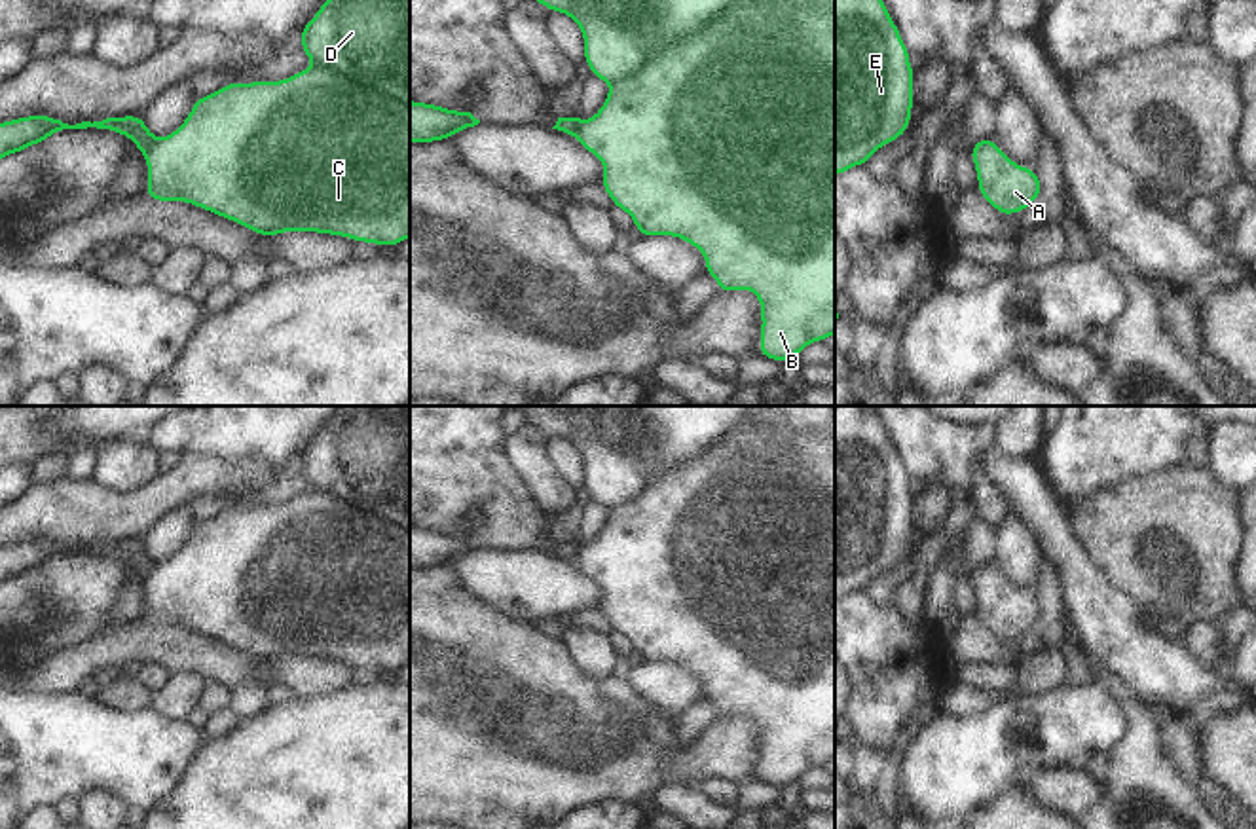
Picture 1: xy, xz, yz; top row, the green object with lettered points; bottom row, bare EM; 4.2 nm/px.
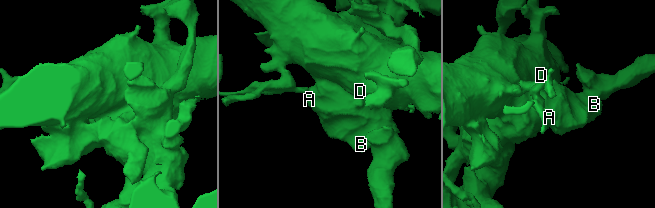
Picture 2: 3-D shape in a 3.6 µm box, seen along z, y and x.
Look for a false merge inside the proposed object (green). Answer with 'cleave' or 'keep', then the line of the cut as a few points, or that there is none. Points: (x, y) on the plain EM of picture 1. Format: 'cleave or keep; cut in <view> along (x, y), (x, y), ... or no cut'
cleave; cut in xz along (833, 437), (748, 420), (611, 513)

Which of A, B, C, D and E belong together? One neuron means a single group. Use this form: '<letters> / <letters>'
A B C / D E

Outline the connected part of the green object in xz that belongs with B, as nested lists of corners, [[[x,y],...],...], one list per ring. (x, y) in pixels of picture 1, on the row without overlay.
[[[765,419],[748,421],[732,436],[713,448],[700,461],[672,470],[637,499],[611,512],[598,539],[582,546],[577,558],[581,569],[601,584],[601,611],[615,632],[626,636],[637,660],[674,660],[700,673],[706,698],[719,708],[719,717],[753,715],[761,727],[759,780],[784,787],[797,782],[810,766],[823,766],[835,759],[835,438],[829,434],[803,434],[791,427]]]

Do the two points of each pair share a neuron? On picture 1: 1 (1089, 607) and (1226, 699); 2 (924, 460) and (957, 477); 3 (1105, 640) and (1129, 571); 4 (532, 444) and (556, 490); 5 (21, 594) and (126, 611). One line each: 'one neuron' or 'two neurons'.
1: one neuron
2: one neuron
3: two neurons
4: one neuron
5: two neurons

